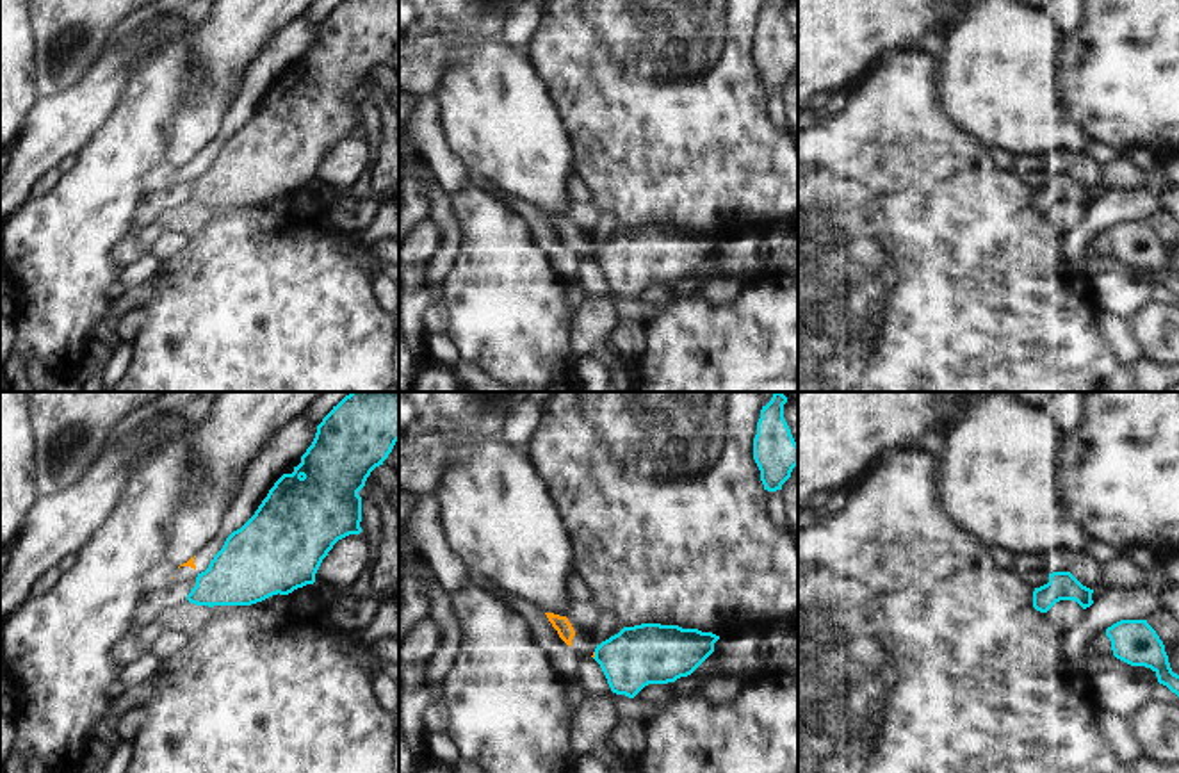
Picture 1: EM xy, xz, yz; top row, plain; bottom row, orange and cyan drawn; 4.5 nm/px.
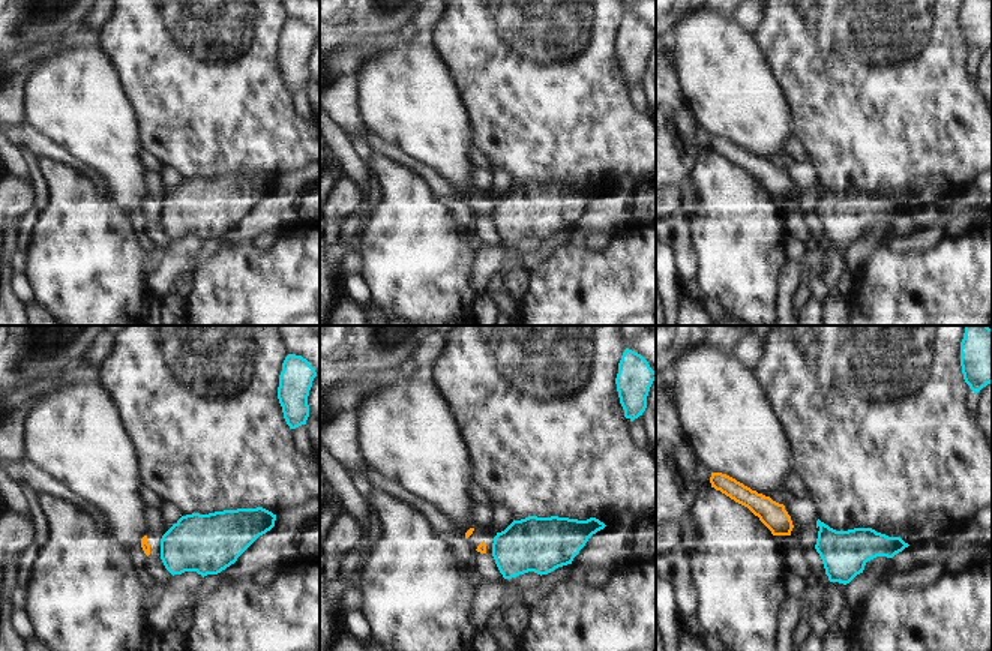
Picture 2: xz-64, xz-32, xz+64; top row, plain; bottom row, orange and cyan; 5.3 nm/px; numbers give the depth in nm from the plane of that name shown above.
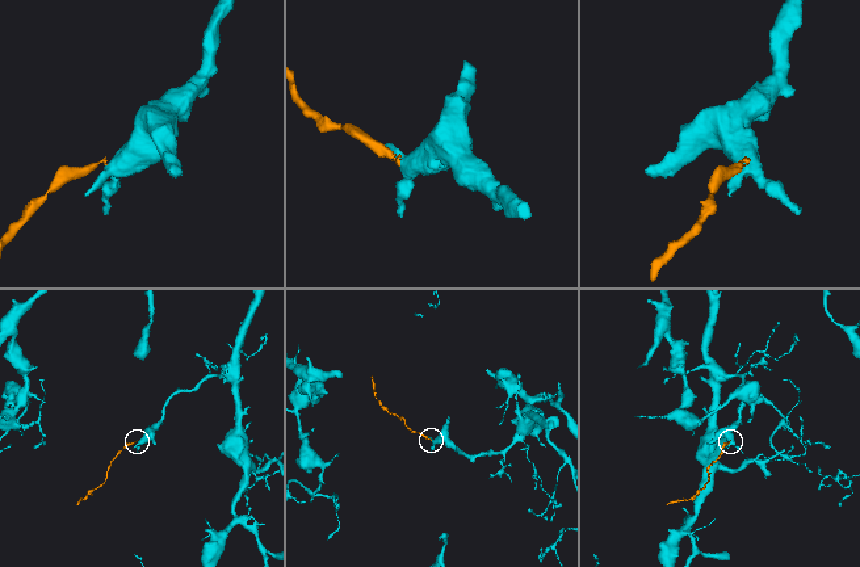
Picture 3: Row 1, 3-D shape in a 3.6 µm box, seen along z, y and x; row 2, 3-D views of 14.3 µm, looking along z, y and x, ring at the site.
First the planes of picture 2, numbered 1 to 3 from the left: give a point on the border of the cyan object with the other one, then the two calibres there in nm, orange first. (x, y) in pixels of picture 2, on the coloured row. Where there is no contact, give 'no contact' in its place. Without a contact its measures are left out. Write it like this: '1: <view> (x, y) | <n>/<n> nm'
1: no contact
2: no contact
3: no contact

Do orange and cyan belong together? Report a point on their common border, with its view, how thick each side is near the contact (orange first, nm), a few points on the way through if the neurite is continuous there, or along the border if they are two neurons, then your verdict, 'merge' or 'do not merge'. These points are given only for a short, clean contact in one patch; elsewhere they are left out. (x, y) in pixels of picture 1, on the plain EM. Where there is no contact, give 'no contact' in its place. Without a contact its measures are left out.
xz (593, 257) | 20/280 nm | along xz (595, 253), (593, 259) | do not merge

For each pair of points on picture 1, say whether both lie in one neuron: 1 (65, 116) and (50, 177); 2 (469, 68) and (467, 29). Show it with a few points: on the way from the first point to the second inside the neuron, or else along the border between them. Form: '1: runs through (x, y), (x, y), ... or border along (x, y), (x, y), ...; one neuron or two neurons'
1: border along (59, 166), (50, 166), (31, 186), (25, 198); two neurons
2: border along (485, 40), (449, 47); two neurons

